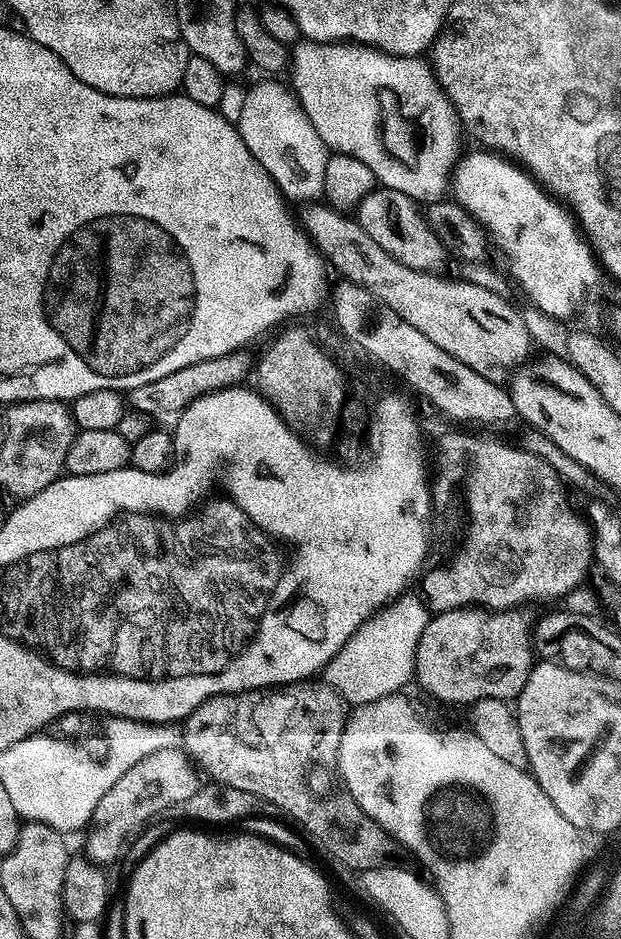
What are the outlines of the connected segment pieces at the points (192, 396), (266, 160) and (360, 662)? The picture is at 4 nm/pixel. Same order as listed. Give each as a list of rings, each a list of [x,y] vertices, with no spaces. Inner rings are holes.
[[[239,348],[230,354],[222,354],[218,358],[206,358],[202,362],[194,362],[190,366],[182,366],[182,370],[174,370],[174,374],[166,374],[166,378],[157,378],[154,382],[146,382],[146,386],[131,389],[130,404],[133,409],[150,414],[155,422],[171,421],[186,411],[194,401],[224,388],[235,388],[243,385],[244,380],[253,375],[254,356],[248,350]]]
[[[264,78],[261,84],[249,87],[246,91],[246,100],[242,102],[242,114],[238,121],[240,137],[246,142],[246,150],[258,158],[258,162],[274,178],[274,182],[280,188],[285,200],[295,202],[300,206],[307,206],[319,201],[324,195],[324,183],[326,182],[326,162],[330,150],[322,138],[318,138],[318,130],[314,130],[314,122],[306,118],[306,110],[302,110],[300,100],[287,83],[279,84],[279,79]]]
[[[399,595],[394,601],[387,603],[365,620],[363,625],[357,629],[343,648],[326,665],[324,669],[325,683],[331,685],[343,697],[345,703],[352,706],[369,704],[378,698],[395,695],[404,689],[402,687],[408,682],[411,683],[415,675],[418,640],[428,625],[430,612],[419,595],[406,595]]]

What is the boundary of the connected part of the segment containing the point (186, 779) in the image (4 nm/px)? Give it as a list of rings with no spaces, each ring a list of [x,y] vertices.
[[[183,747],[157,750],[142,758],[142,762],[134,762],[118,782],[108,785],[106,794],[98,798],[98,806],[94,806],[94,814],[87,825],[89,859],[101,866],[109,866],[121,859],[131,832],[139,833],[149,822],[155,821],[159,812],[167,813],[178,802],[186,802],[190,794],[200,789],[202,776],[191,756]]]

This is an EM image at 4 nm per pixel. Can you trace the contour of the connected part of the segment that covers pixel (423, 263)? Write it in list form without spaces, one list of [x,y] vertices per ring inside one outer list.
[[[377,186],[370,194],[366,194],[366,198],[362,198],[354,216],[362,226],[362,230],[366,230],[366,234],[370,234],[370,238],[374,238],[374,242],[386,254],[414,271],[432,274],[440,270],[436,268],[443,266],[445,244],[431,229],[421,205],[406,194],[398,194],[398,190]]]

